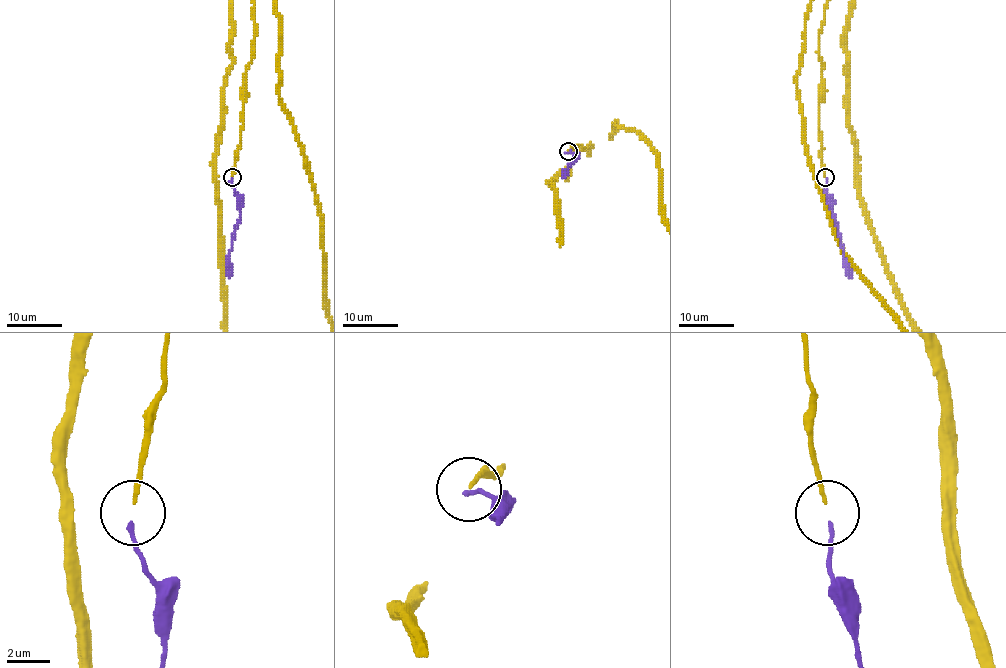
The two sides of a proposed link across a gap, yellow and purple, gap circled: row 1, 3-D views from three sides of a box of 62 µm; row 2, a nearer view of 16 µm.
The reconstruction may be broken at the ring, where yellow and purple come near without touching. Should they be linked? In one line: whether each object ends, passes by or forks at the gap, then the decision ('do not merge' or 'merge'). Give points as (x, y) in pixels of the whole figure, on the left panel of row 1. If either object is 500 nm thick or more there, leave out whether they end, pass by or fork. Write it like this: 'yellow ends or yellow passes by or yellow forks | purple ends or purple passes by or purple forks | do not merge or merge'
yellow ends | purple ends | merge

